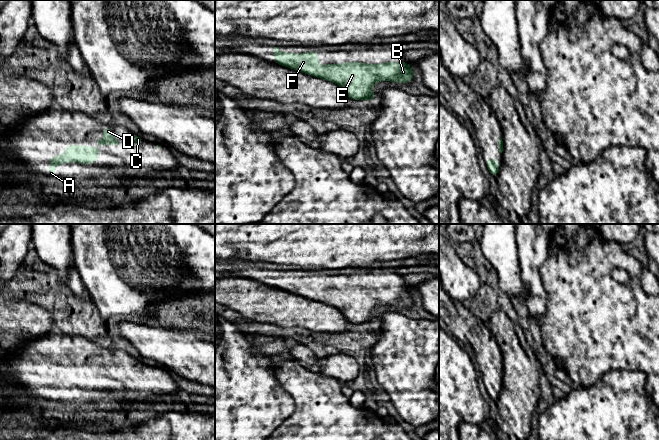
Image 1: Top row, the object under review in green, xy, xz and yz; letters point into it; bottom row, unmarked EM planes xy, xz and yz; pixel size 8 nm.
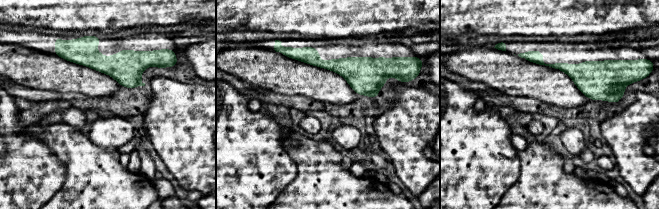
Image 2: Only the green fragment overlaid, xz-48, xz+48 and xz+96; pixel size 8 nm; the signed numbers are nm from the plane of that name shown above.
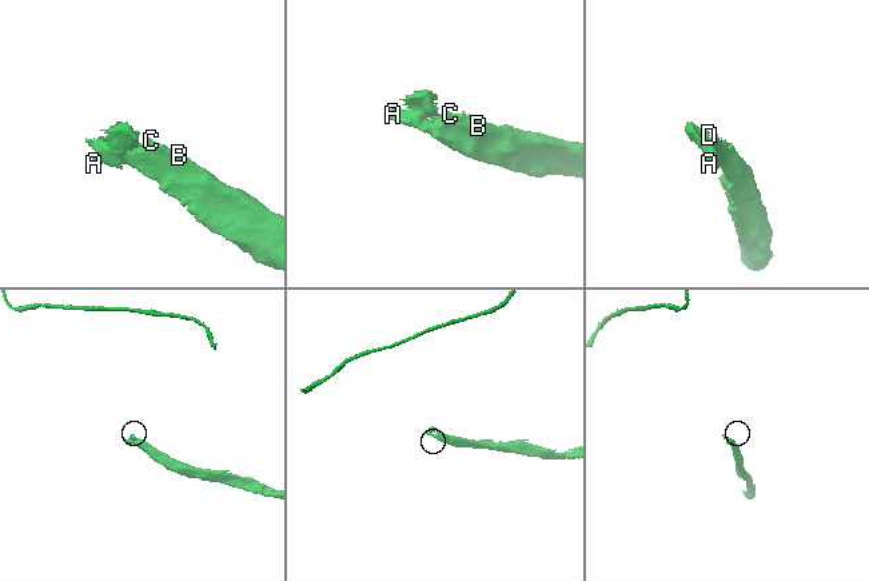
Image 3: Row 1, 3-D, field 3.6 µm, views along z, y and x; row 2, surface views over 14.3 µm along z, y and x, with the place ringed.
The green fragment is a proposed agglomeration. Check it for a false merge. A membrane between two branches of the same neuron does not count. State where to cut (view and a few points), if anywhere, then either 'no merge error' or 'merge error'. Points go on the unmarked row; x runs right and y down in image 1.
no cut | no merge error

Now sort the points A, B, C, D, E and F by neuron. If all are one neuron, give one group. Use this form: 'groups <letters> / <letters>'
groups A B C D E F

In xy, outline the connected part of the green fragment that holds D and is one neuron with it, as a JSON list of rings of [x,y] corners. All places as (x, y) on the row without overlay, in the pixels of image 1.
[[[106,350],[101,356],[102,360],[107,362],[106,365],[98,364],[97,371],[86,371],[82,369],[66,369],[66,377],[64,379],[57,379],[50,381],[50,393],[46,396],[47,399],[57,400],[55,388],[79,386],[91,389],[95,384],[99,383],[99,370],[100,369],[117,369],[119,366],[112,358],[112,352]]]

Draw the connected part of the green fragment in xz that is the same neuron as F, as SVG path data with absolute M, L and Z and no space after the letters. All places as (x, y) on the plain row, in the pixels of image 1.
M274 271L274 287L311 300L338 308L351 324L368 323L375 325L372 310L378 305L409 307L415 295L405 286L386 286L384 288L363 288L346 286L343 288L318 289L317 275L303 278L280 277L281 271Z

